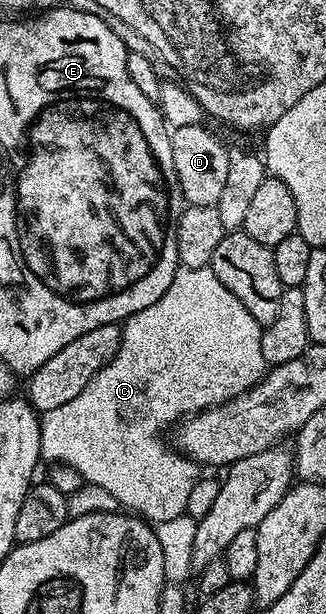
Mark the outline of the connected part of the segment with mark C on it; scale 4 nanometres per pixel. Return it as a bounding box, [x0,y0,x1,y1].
[41,267,268,526]

